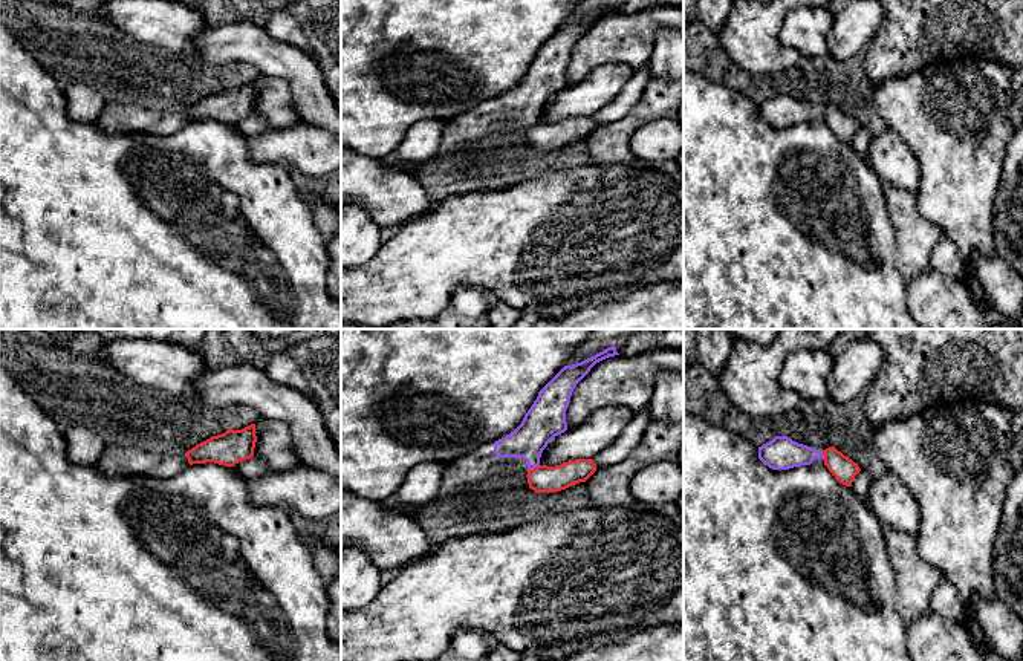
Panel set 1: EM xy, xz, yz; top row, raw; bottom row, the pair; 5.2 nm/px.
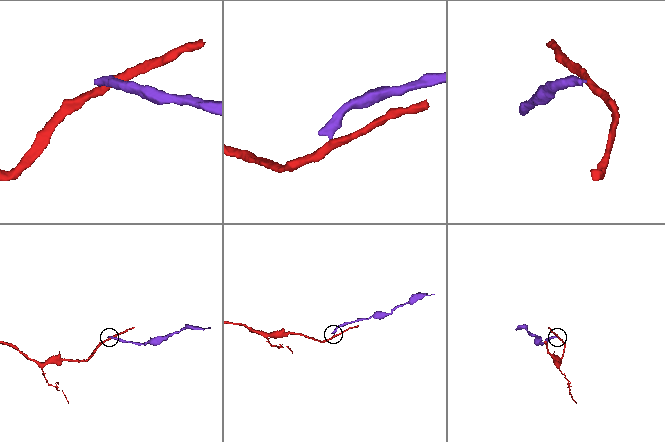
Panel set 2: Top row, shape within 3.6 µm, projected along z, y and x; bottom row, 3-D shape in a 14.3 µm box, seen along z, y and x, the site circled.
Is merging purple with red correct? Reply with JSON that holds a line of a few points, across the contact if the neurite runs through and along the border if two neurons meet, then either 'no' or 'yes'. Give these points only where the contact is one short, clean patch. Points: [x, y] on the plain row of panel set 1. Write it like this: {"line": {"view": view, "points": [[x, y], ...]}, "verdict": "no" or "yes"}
{"line": {"view": "xz", "points": [[539, 121], [528, 129]]}, "verdict": "no"}

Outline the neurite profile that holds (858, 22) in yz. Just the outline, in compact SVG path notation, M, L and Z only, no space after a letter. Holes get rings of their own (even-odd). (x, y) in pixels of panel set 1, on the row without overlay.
M844 0L829 34L829 55L847 60L870 44L884 21L884 9L876 0Z

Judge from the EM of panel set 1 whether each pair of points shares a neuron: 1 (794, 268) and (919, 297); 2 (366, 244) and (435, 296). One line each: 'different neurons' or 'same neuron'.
1: different neurons
2: different neurons

